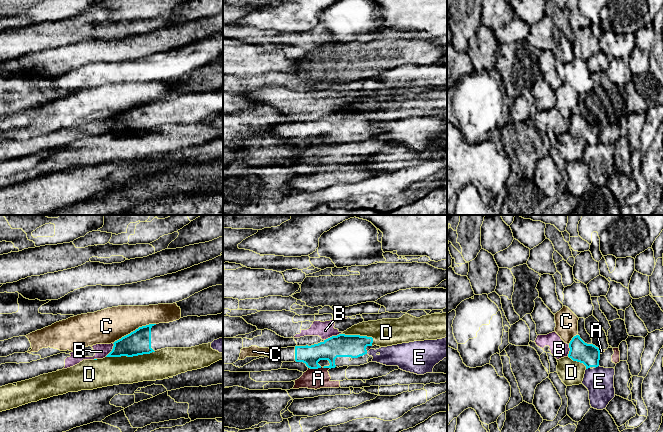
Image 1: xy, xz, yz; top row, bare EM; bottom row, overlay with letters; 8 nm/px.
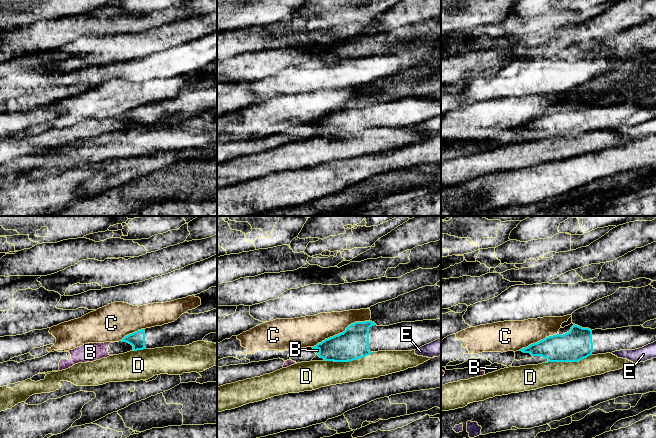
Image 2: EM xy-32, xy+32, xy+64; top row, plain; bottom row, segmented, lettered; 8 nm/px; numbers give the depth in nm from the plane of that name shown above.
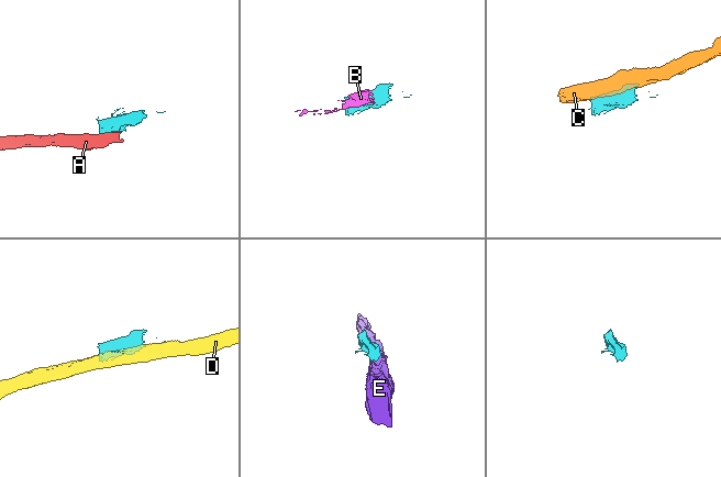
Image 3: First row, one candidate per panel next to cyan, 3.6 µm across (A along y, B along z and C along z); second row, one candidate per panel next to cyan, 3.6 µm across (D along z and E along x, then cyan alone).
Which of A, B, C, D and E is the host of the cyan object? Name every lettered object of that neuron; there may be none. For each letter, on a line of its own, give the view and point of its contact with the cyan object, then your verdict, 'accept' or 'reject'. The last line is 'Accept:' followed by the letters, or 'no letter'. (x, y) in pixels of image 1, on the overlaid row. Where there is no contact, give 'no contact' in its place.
A: xz (319, 367) | reject
B: xz (332, 336) | reject
C: xy (135, 330) | reject
D: xy (130, 356) | reject
E: yz (596, 366) | reject
Accept: no letter

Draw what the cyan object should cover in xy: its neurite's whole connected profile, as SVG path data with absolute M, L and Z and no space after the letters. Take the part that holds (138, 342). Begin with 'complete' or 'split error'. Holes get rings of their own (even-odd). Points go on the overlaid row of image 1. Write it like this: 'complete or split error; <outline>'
split error; M223 313L187 316L169 323L139 327L115 341L106 357L133 357L165 348L191 348L223 338Z

